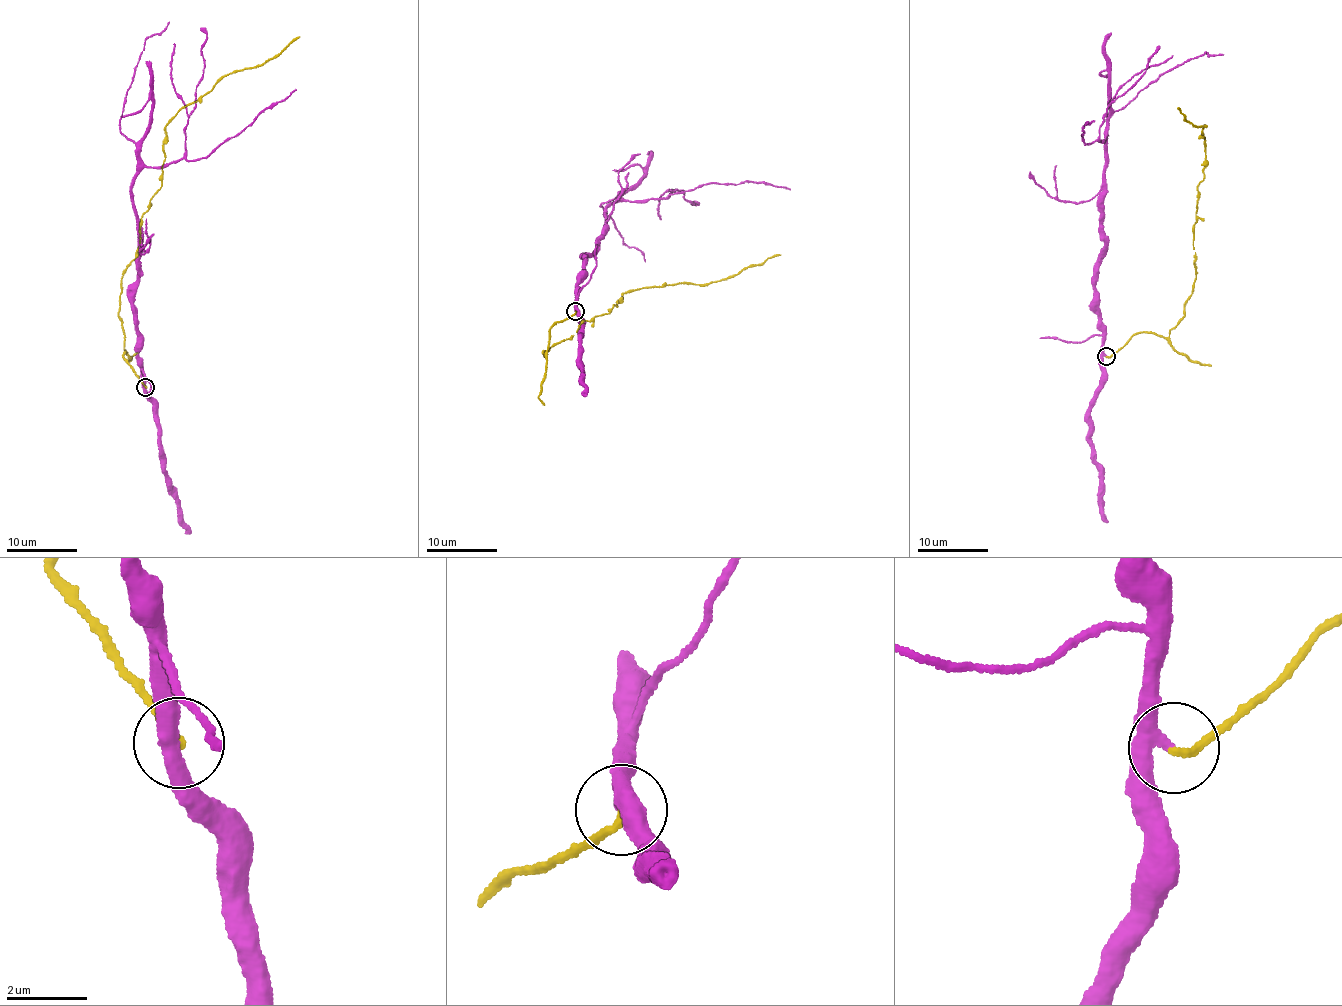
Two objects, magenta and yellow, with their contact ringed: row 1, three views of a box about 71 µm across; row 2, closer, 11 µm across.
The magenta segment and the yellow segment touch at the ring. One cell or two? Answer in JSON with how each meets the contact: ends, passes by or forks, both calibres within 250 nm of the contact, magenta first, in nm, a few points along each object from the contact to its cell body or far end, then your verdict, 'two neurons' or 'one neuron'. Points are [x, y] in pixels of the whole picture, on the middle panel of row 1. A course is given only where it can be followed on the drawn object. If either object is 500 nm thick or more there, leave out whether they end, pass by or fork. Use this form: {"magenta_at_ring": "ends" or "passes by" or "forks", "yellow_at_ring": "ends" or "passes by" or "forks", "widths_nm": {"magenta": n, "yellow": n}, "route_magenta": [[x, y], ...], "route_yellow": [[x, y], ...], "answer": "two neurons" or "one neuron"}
{"magenta_at_ring": "passes by", "yellow_at_ring": "ends", "widths_nm": {"magenta": 320, "yellow": 190}, "route_magenta": [[575, 312], [583, 265], [589, 252], [594, 254], [609, 203], [645, 201], [712, 182], [747, 180], [791, 190]], "route_yellow": [[575, 312], [550, 329], [543, 356], [583, 319], [609, 314], [623, 292], [730, 279], [780, 254]], "answer": "one neuron"}

